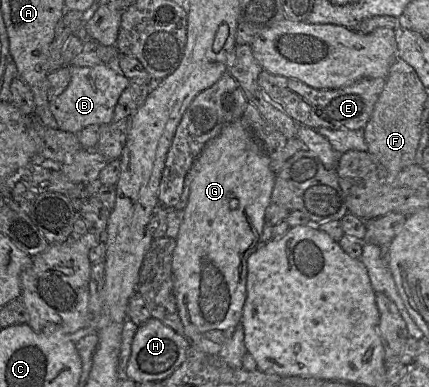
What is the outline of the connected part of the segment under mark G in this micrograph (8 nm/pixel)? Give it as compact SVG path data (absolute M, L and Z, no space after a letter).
M238 120L227 124L217 137L208 142L185 178L181 200L175 207L180 219L180 225L175 239L175 248L172 253L172 279L178 314L184 326L184 336L189 340L190 345L195 346L201 351L213 355L219 354L241 321L246 300L247 260L252 253L260 248L260 238L265 224L265 213L268 206L272 203L276 175L277 173L274 173L271 169L268 155L245 124L241 120Z

